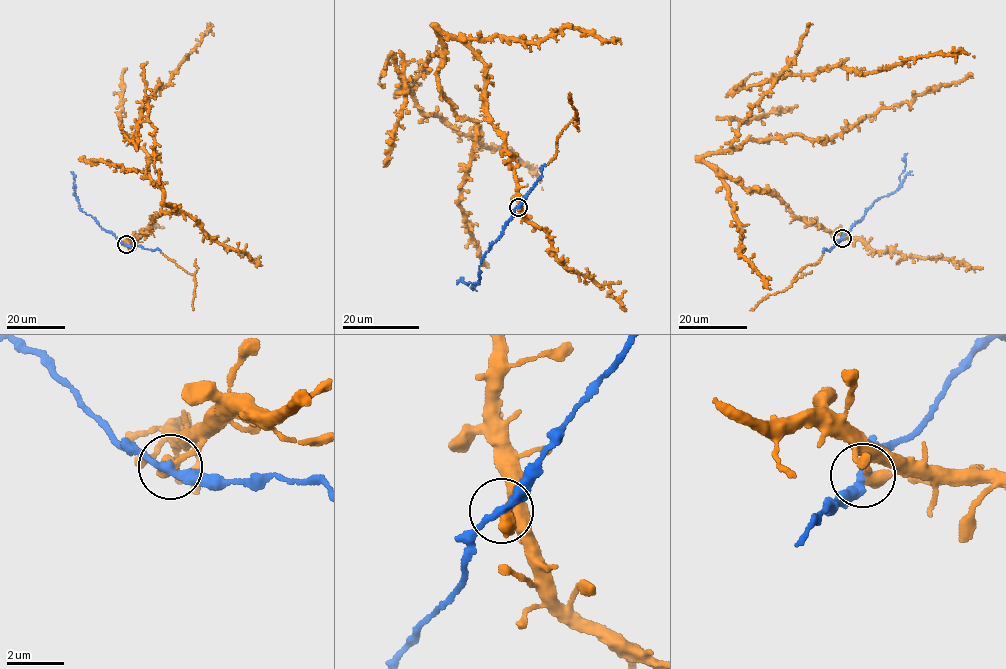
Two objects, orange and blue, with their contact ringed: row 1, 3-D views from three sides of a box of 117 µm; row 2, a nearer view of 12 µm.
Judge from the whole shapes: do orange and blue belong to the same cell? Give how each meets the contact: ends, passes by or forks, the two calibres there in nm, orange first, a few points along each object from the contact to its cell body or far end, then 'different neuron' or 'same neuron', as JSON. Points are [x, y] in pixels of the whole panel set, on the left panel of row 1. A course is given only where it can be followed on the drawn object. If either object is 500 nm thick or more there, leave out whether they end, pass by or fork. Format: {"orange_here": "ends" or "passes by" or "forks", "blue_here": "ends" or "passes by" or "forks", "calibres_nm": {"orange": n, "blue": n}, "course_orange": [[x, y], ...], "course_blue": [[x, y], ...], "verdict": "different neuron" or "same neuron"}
{"orange_here": "ends", "blue_here": "passes by", "calibres_nm": {"orange": 480, "blue": 280}, "course_orange": [[126, 244], [176, 212], [164, 203], [155, 129], [138, 122], [139, 111], [206, 28]], "course_blue": [[126, 244], [79, 208], [71, 171]], "verdict": "same neuron"}

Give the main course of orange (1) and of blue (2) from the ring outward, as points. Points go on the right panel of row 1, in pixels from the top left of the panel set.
1: (842, 238), (702, 158), (728, 149), (772, 79), (973, 58)
2: (842, 238), (862, 220), (874, 202), (899, 188), (907, 153)

